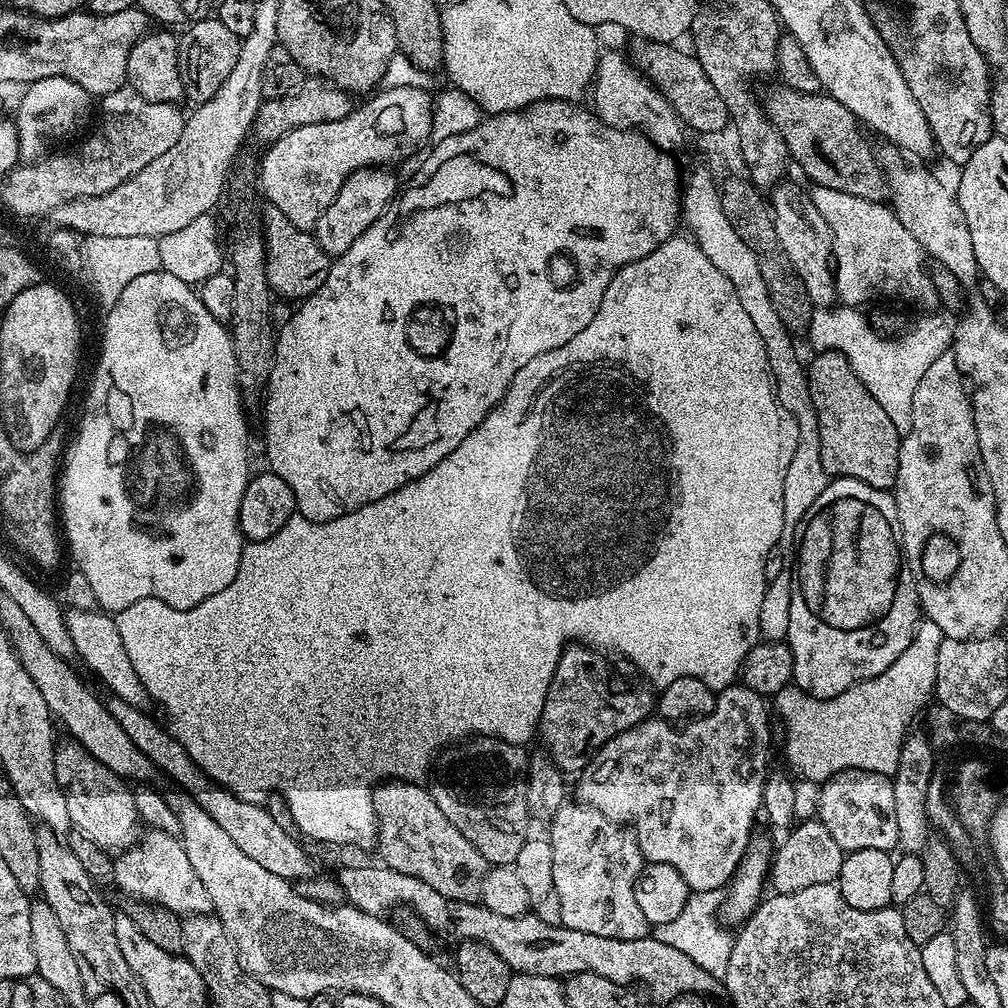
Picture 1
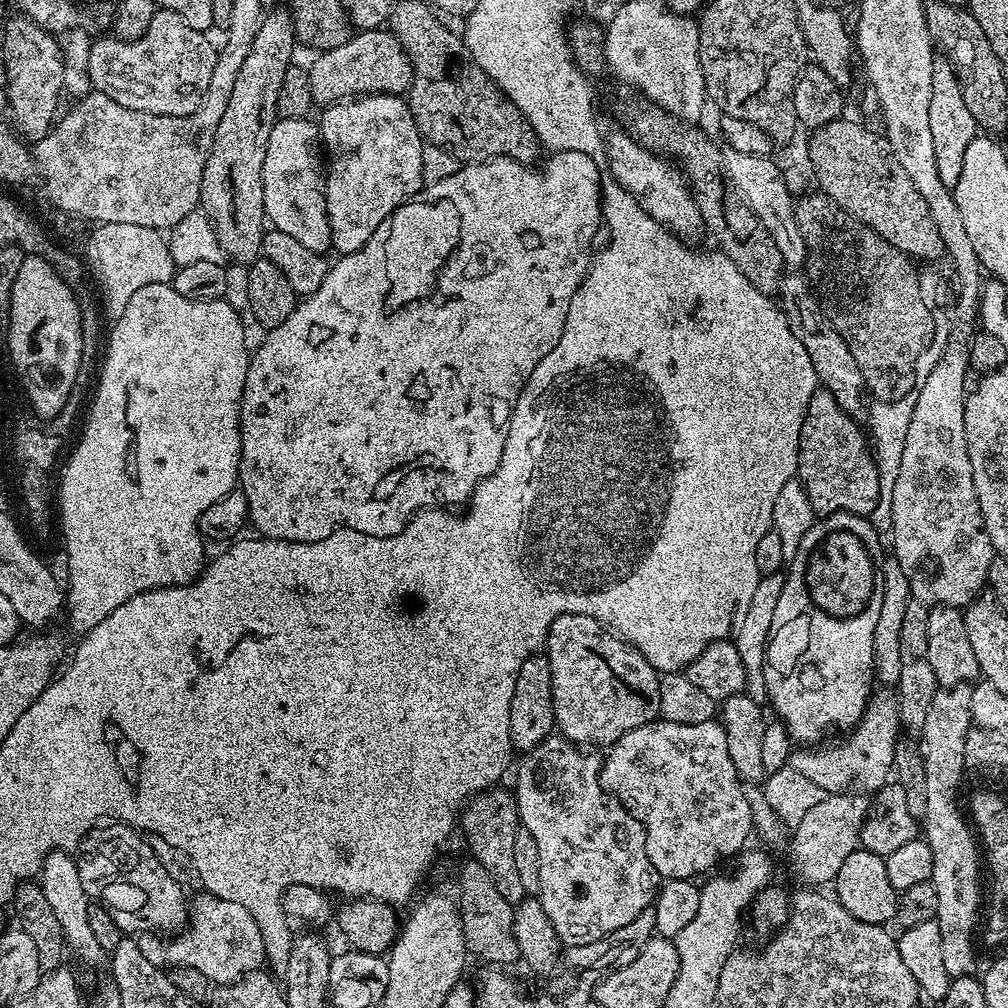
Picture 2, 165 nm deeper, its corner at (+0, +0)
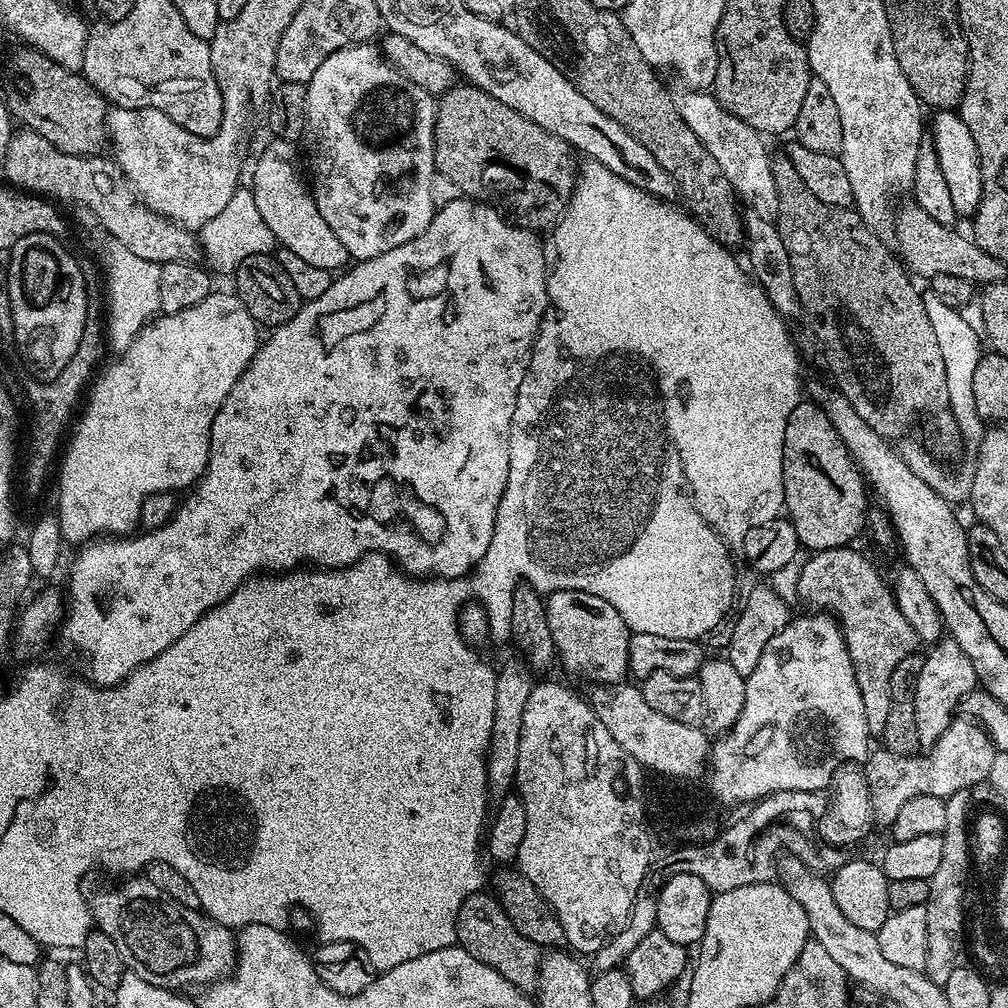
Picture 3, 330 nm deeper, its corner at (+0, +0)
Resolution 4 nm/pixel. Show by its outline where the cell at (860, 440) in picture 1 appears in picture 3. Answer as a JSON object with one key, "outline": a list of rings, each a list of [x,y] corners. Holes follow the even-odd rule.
{"outline":[[[804,398],[798,406],[794,406],[794,414],[786,422],[786,438],[784,439],[784,508],[786,518],[794,526],[801,545],[809,553],[842,548],[853,543],[852,539],[866,528],[866,513],[869,511],[869,489],[860,474],[860,469],[846,450],[842,438],[838,438],[838,430],[826,418],[826,414],[811,399]]]}

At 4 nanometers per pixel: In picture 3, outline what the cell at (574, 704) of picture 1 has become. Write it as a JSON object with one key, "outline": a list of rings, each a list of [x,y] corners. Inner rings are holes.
{"outline":[[[558,590],[545,599],[544,605],[546,606],[546,622],[550,622],[550,634],[554,638],[558,664],[561,664],[570,675],[581,676],[584,680],[593,680],[591,683],[596,686],[618,684],[629,675],[628,659],[630,658],[630,638],[632,633],[628,631],[622,614],[618,614],[618,610],[614,610],[614,606],[610,606],[610,602],[606,602],[606,598],[598,598],[598,594],[586,594],[582,590]]]}

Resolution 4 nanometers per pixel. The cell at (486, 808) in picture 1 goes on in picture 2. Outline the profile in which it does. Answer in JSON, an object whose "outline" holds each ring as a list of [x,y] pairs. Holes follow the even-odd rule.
{"outline":[[[500,787],[486,788],[483,792],[478,792],[471,797],[458,817],[458,828],[459,831],[464,831],[464,836],[468,839],[468,848],[472,851],[471,859],[481,864],[486,874],[490,874],[490,879],[494,881],[498,894],[502,894],[506,902],[515,906],[526,896],[522,886],[522,877],[518,874],[518,866],[514,866],[514,854],[512,853],[516,831],[522,825],[516,809],[515,795],[509,789],[507,792],[506,789]]]}

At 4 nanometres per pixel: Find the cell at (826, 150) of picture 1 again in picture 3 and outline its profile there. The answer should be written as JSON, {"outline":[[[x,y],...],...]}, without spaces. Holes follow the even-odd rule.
{"outline":[[[915,203],[901,207],[896,214],[896,230],[894,233],[894,244],[898,249],[898,256],[906,265],[907,271],[913,277],[925,276],[931,278],[938,274],[955,274],[957,278],[966,278],[974,286],[985,284],[996,284],[999,280],[1005,279],[1006,266],[998,262],[986,250],[976,245],[975,240],[955,232],[955,227],[934,222],[926,210],[917,207]]]}

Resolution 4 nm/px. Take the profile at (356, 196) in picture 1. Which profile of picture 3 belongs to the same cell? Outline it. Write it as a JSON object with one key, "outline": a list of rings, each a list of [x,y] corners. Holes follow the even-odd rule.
{"outline":[[[372,42],[352,44],[349,48],[343,48],[334,54],[330,54],[330,58],[326,58],[326,62],[322,62],[322,66],[318,66],[318,70],[314,70],[314,78],[310,78],[307,82],[308,101],[306,102],[306,110],[308,111],[308,123],[306,139],[308,138],[308,164],[306,160],[306,168],[310,173],[312,197],[318,206],[318,214],[322,214],[322,218],[326,218],[330,230],[334,230],[334,234],[338,234],[338,242],[342,242],[342,246],[346,246],[349,257],[356,262],[374,258],[389,248],[388,227],[391,226],[392,219],[395,216],[404,216],[408,212],[407,235],[409,237],[422,234],[426,230],[426,226],[430,226],[434,211],[434,205],[430,198],[430,182],[438,174],[434,162],[437,97],[430,95],[426,90],[422,90],[422,86],[414,86],[414,82],[410,82],[410,78],[406,78],[396,67],[388,63],[384,59],[383,51],[377,45],[375,48],[374,45],[375,43]]]}

